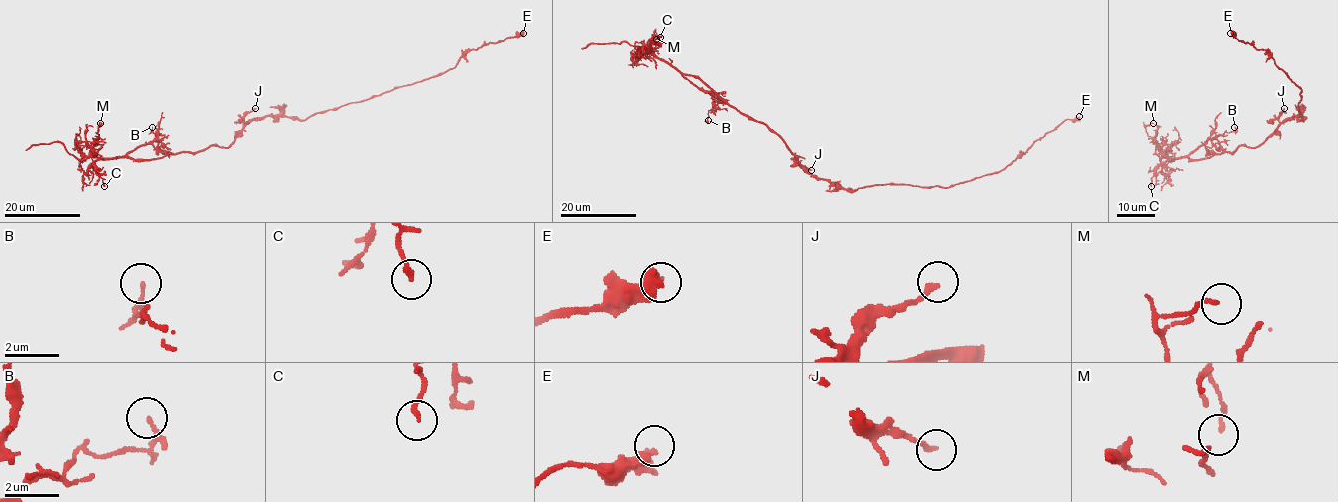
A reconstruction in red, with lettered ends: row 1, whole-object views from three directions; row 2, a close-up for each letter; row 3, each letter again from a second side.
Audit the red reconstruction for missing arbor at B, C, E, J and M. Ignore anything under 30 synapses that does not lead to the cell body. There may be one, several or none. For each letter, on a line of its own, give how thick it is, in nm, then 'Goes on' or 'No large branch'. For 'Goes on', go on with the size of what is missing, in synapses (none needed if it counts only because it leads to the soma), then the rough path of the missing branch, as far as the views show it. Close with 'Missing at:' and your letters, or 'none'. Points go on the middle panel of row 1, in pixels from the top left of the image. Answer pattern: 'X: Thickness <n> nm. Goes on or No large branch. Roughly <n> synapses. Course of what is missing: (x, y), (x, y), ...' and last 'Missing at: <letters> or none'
B: Thickness 110 nm. No large branch
C: Thickness 170 nm. No large branch
E: Thickness 500 nm. No large branch
J: Thickness 190 nm. No large branch
M: Thickness 100 nm. No large branch
Missing at: none

